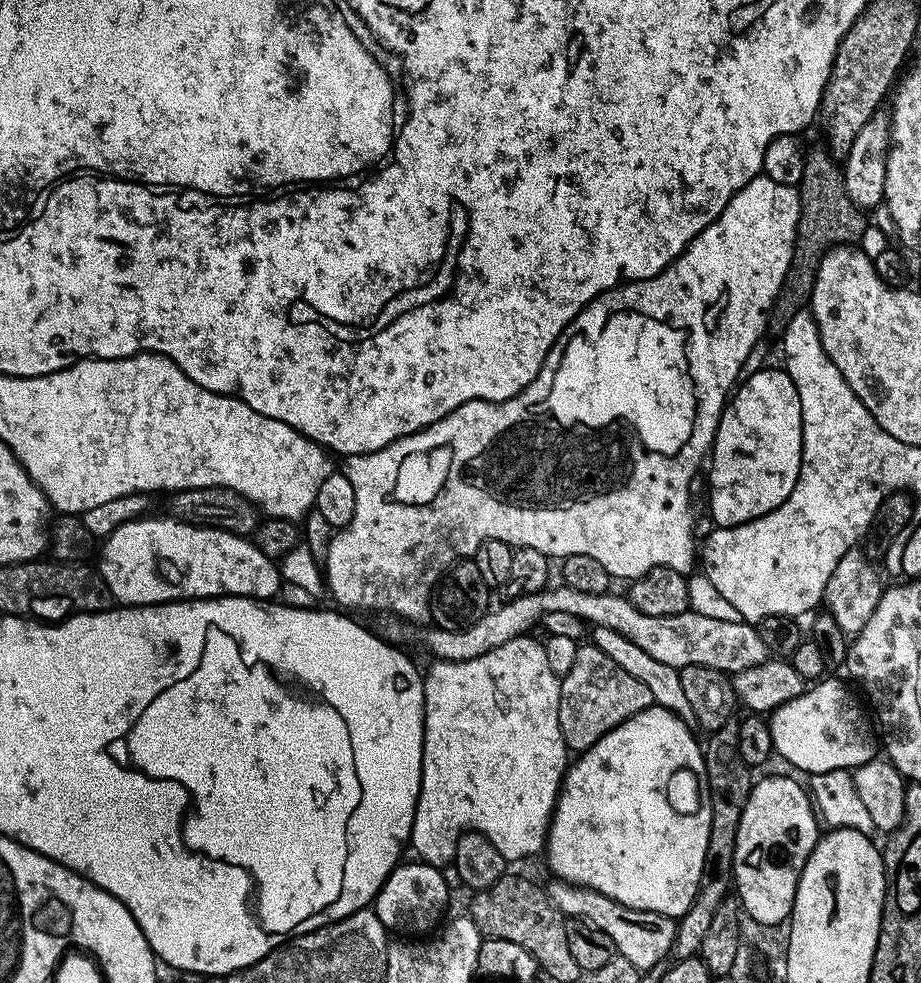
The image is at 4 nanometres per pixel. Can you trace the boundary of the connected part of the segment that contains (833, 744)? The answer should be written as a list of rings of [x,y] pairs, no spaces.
[[[825,678],[813,683],[801,696],[778,706],[767,717],[773,753],[807,774],[858,769],[878,756],[878,732],[865,712],[858,701],[848,701],[842,681]]]

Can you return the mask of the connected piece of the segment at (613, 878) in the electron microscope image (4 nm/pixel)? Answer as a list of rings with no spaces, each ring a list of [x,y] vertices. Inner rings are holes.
[[[655,706],[642,710],[638,714],[634,714],[634,718],[630,718],[626,722],[622,722],[614,730],[610,730],[602,738],[598,738],[598,742],[594,742],[594,746],[590,746],[590,750],[579,753],[569,763],[568,771],[564,773],[564,781],[560,783],[560,793],[556,799],[556,808],[552,811],[552,823],[548,826],[548,839],[546,841],[546,857],[548,856],[548,864],[552,867],[552,876],[558,880],[565,880],[567,884],[581,884],[583,888],[592,888],[595,892],[606,894],[610,898],[614,898],[618,902],[622,902],[631,908],[638,910],[646,910],[647,912],[657,912],[663,916],[671,916],[679,918],[682,914],[686,914],[686,910],[690,910],[690,906],[696,897],[696,891],[700,885],[702,878],[702,866],[706,858],[706,842],[710,838],[710,794],[708,793],[708,780],[704,775],[706,774],[706,766],[704,765],[704,750],[701,741],[696,741],[696,736],[692,733],[693,729],[682,718],[678,718],[670,710],[665,708],[657,708]]]

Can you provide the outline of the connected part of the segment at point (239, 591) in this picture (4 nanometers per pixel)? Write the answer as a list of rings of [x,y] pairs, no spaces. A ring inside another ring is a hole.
[[[167,514],[118,525],[104,540],[98,571],[113,601],[124,606],[213,596],[250,596],[254,600],[271,601],[282,585],[277,561],[266,558],[251,539],[202,524],[173,520]]]

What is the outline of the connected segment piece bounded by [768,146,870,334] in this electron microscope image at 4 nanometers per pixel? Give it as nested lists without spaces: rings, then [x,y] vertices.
[[[809,147],[806,152],[808,161],[806,170],[802,170],[802,178],[798,185],[800,194],[800,213],[794,238],[794,250],[790,258],[790,266],[786,270],[786,278],[782,278],[782,286],[772,303],[768,314],[768,328],[782,334],[786,326],[790,326],[795,316],[801,315],[809,307],[814,290],[814,282],[818,274],[818,266],[831,248],[852,246],[864,232],[864,227],[870,224],[865,209],[860,208],[846,194],[844,174],[841,165],[837,163],[827,147]]]

